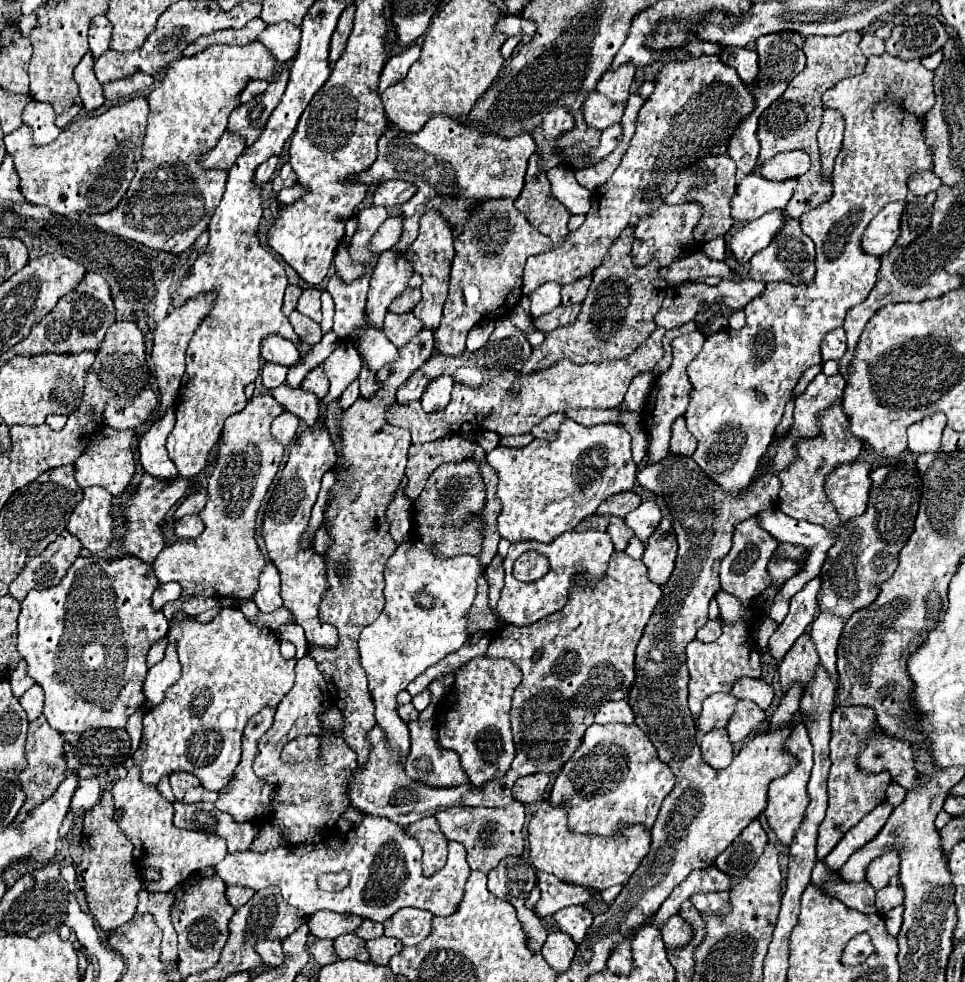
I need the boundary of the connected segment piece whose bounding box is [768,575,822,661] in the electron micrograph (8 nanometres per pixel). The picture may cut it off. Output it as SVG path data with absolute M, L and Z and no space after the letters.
M814 577L794 595L790 601L790 613L780 623L776 633L768 641L770 655L780 661L786 651L794 645L794 641L804 633L804 629L814 621L818 613L818 591L822 589L822 577Z

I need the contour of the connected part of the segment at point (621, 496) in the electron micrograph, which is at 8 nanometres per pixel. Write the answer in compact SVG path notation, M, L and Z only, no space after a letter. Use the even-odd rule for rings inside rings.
M632 491L626 493L618 493L608 497L606 501L602 501L602 505L598 507L600 515L616 515L616 517L626 517L630 511L634 511L640 505L640 497Z

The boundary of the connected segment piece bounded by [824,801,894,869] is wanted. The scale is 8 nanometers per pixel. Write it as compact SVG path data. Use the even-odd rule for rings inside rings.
M886 801L874 807L874 811L870 811L856 827L852 827L842 837L842 841L834 847L834 851L824 859L826 865L832 867L832 869L840 869L856 849L864 847L870 839L874 839L874 835L882 829L882 825L886 823L892 809L894 807L890 803L886 803Z

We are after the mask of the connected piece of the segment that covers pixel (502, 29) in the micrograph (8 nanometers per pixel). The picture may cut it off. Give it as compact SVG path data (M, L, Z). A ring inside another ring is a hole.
M502 15L498 19L494 31L498 31L498 35L508 35L508 37L520 35L520 21L522 21L522 17L518 17L518 15Z

